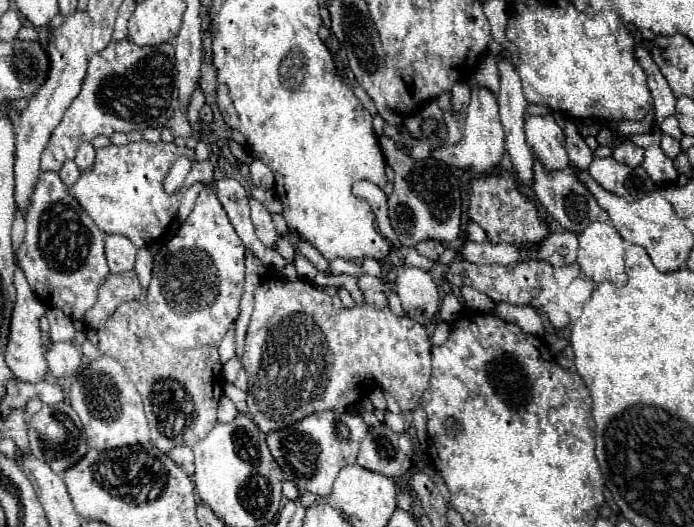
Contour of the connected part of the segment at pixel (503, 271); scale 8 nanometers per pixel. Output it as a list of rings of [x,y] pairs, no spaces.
[[[530,258],[530,260],[522,260],[516,264],[508,264],[508,266],[500,266],[500,264],[492,264],[492,266],[474,266],[468,264],[464,260],[454,260],[444,278],[456,286],[464,282],[468,282],[472,288],[484,292],[488,298],[492,298],[494,302],[508,302],[514,306],[532,306],[538,310],[544,310],[544,314],[548,316],[550,324],[554,330],[562,330],[570,324],[570,316],[568,312],[560,310],[556,306],[556,284],[554,284],[554,268],[550,262],[546,260],[538,260],[538,258]]]

